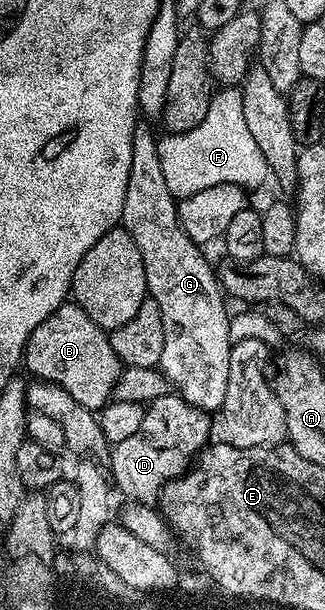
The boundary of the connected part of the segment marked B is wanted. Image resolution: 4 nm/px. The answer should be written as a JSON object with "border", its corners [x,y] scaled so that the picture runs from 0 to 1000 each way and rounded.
{"border":[[[225,493],[191,497],[163,510],[86,552],[74,602],[95,608],[108,623],[151,623],[178,634],[197,636],[243,659],[286,677],[311,675],[329,661],[342,659],[351,646],[351,633],[363,630],[363,620],[375,616],[382,597],[363,590],[357,579],[338,564],[338,551],[308,533],[289,530],[258,507],[246,507]]]}

